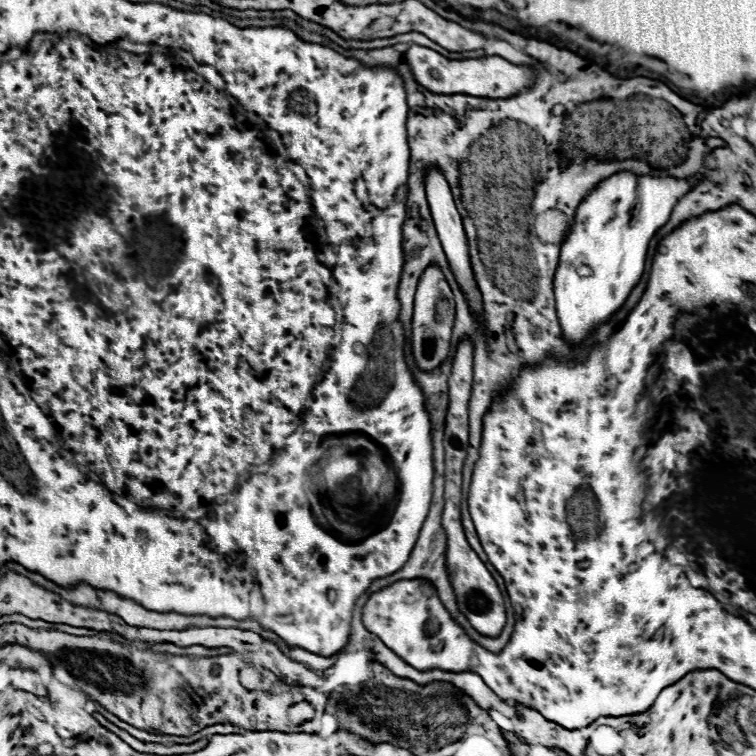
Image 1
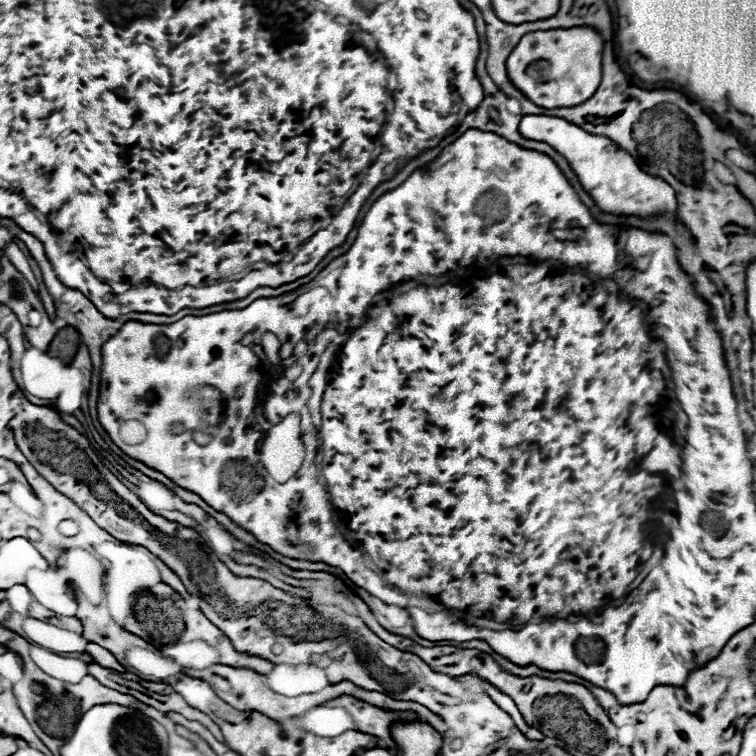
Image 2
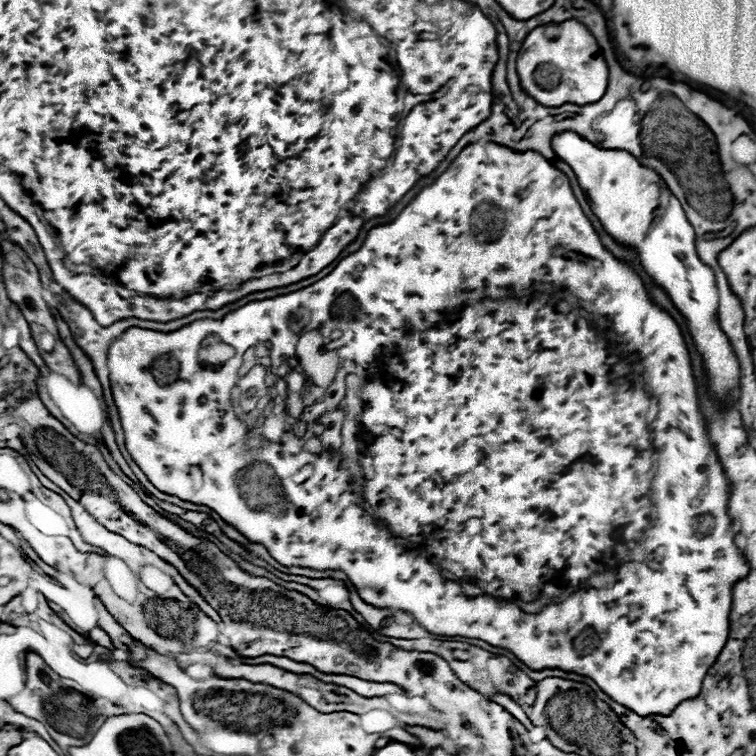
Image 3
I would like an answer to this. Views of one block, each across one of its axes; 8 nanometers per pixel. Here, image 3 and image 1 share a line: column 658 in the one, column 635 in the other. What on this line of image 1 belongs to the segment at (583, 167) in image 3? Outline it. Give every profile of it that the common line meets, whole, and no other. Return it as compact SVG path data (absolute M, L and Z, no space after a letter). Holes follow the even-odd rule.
M618 172L606 178L604 182L594 188L584 202L578 206L574 226L564 238L560 250L560 262L554 276L554 296L556 296L556 314L560 320L560 328L564 332L564 340L570 346L580 346L598 326L606 324L626 302L632 288L638 284L644 272L646 250L656 234L662 228L674 204L692 190L692 180L676 180L676 178L652 178L652 176L636 176L630 172Z

